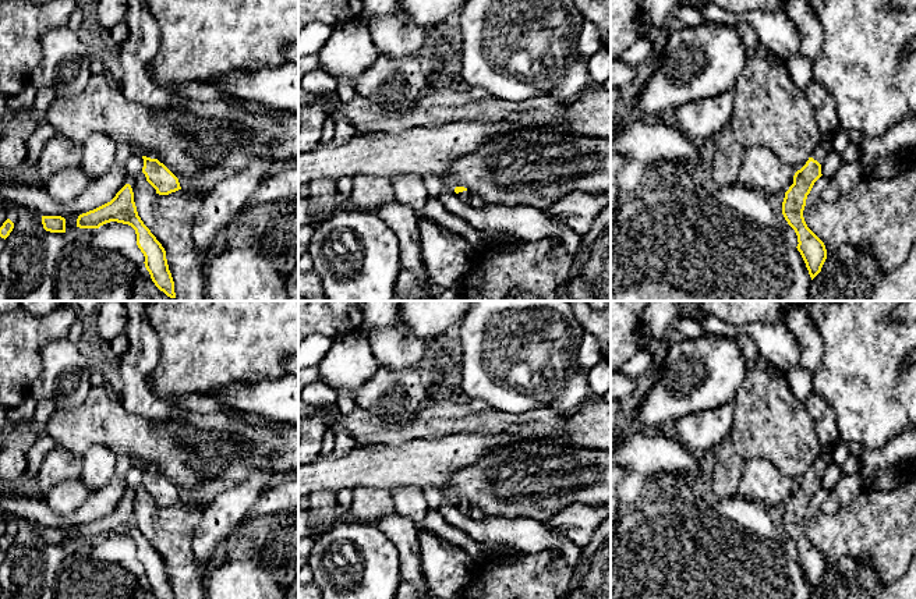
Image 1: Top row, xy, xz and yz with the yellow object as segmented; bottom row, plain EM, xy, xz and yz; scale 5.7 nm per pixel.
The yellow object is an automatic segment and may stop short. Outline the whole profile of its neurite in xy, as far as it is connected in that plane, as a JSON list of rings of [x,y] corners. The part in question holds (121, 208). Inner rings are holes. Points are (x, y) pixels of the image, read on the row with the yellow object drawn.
[[[125,184],[110,202],[79,215],[77,227],[99,228],[110,221],[128,224],[135,230],[137,245],[145,256],[144,263],[152,281],[167,297],[176,298],[174,281],[169,270],[166,251],[138,216],[130,184]]]

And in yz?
[[[811,79],[803,92],[816,111],[821,141],[806,164],[795,173],[793,184],[785,192],[782,215],[797,235],[799,244],[796,248],[813,280],[821,272],[827,259],[827,249],[824,242],[807,227],[803,210],[814,182],[823,176],[821,162],[831,150],[831,137],[841,124],[837,113],[837,100],[831,92],[814,79]]]

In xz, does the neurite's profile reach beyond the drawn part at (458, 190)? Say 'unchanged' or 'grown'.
grown

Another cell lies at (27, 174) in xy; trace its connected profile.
[[[25,164],[24,167],[13,173],[4,173],[0,169],[0,180],[15,180],[18,182],[22,182],[35,188],[45,188],[46,185],[39,177],[36,167],[31,167],[28,164]]]

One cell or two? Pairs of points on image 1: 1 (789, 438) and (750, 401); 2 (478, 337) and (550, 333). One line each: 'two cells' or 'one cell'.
1: one cell
2: one cell

